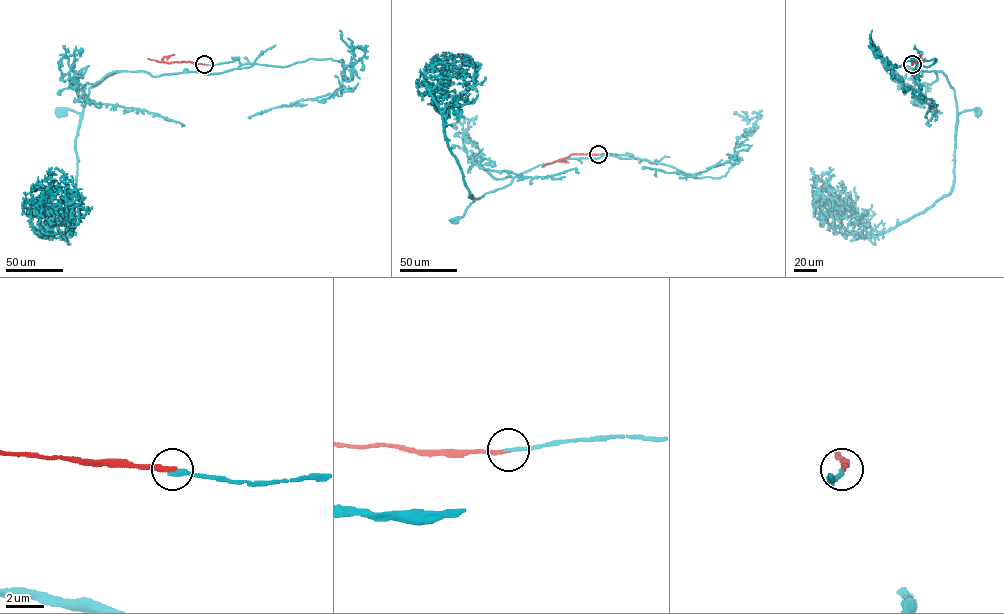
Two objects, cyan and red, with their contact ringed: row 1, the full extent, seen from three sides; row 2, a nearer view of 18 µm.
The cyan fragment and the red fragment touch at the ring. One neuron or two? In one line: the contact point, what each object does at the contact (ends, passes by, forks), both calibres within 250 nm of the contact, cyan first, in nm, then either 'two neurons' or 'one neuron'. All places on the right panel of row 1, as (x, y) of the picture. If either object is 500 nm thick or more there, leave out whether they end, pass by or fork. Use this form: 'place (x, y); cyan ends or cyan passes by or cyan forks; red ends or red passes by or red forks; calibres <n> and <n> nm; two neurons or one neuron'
place (912, 64); cyan ends; red ends; calibres 220 and 260 nm; one neuron

